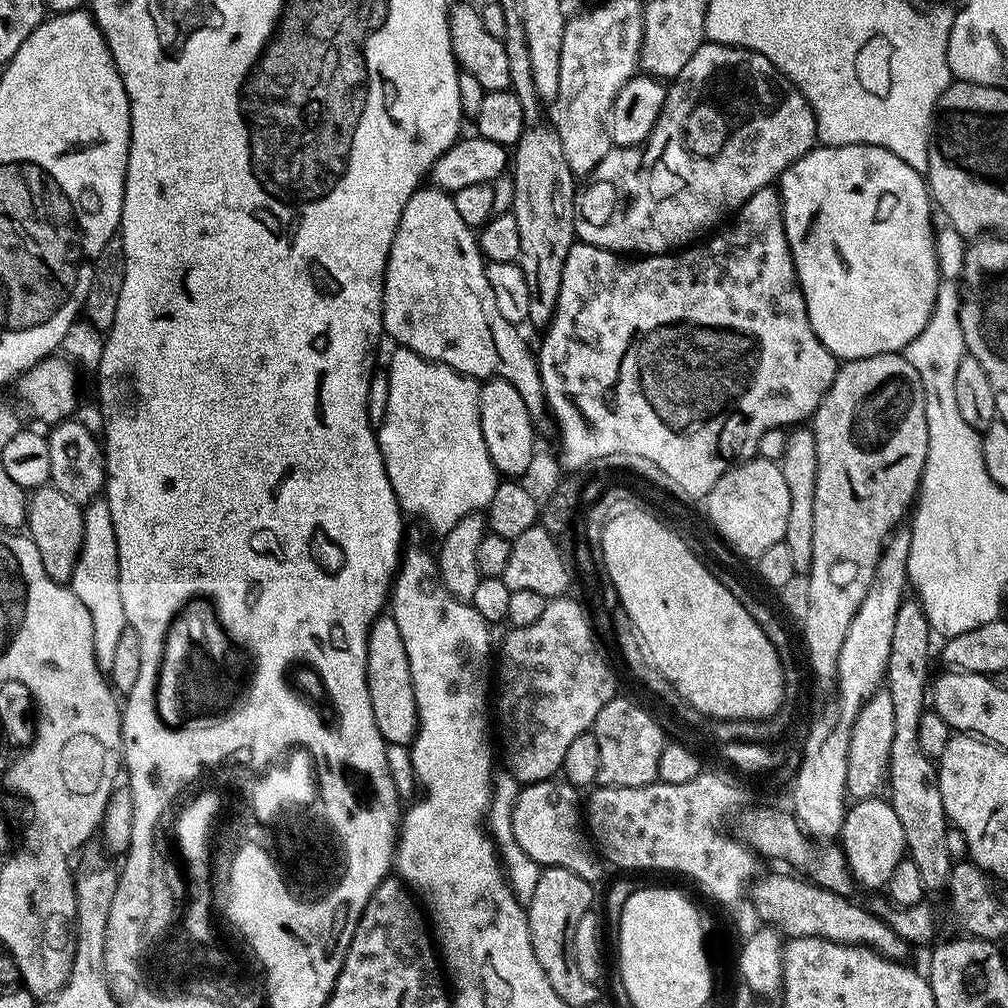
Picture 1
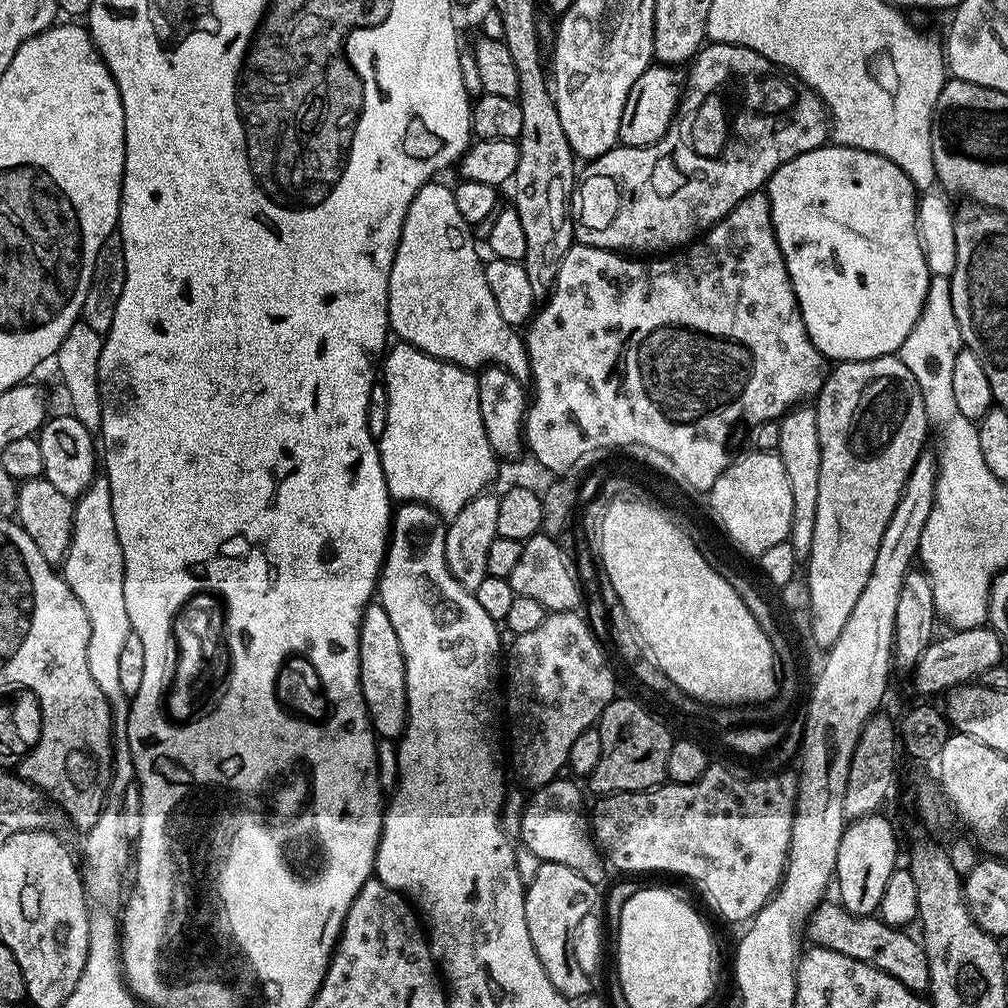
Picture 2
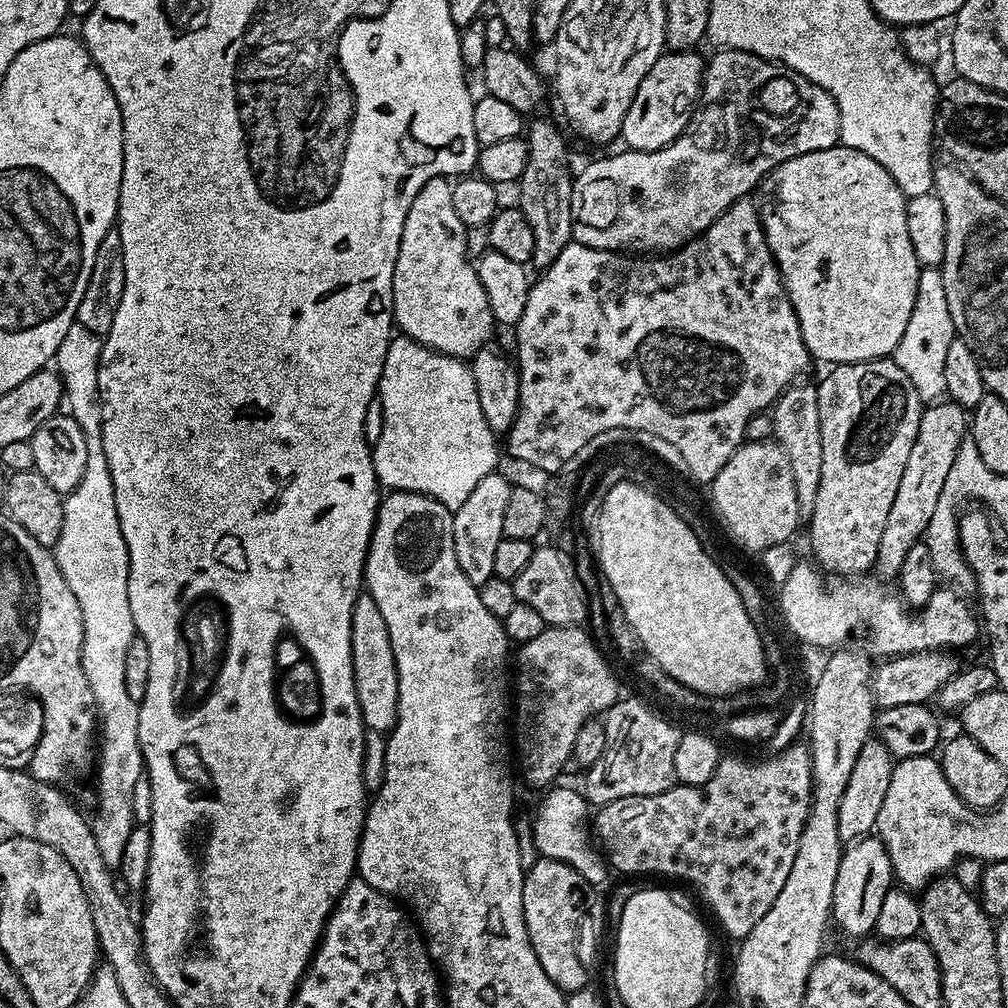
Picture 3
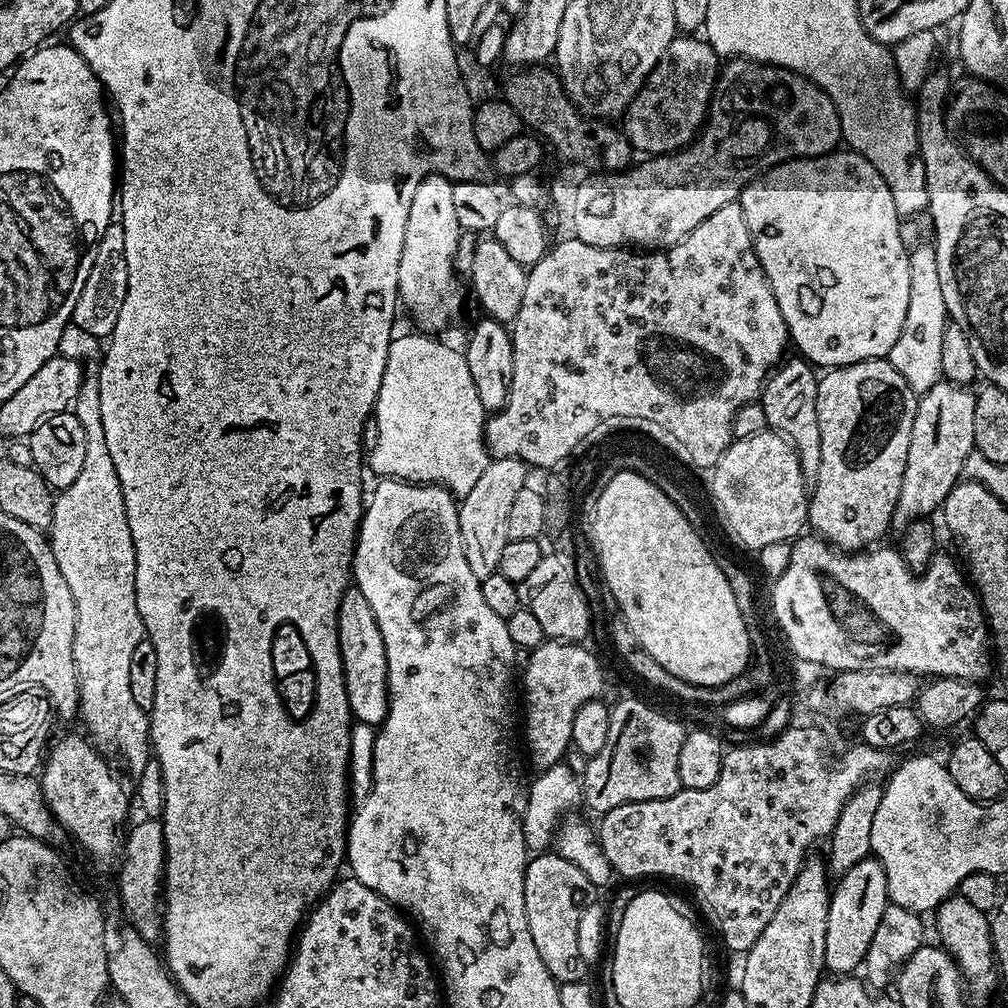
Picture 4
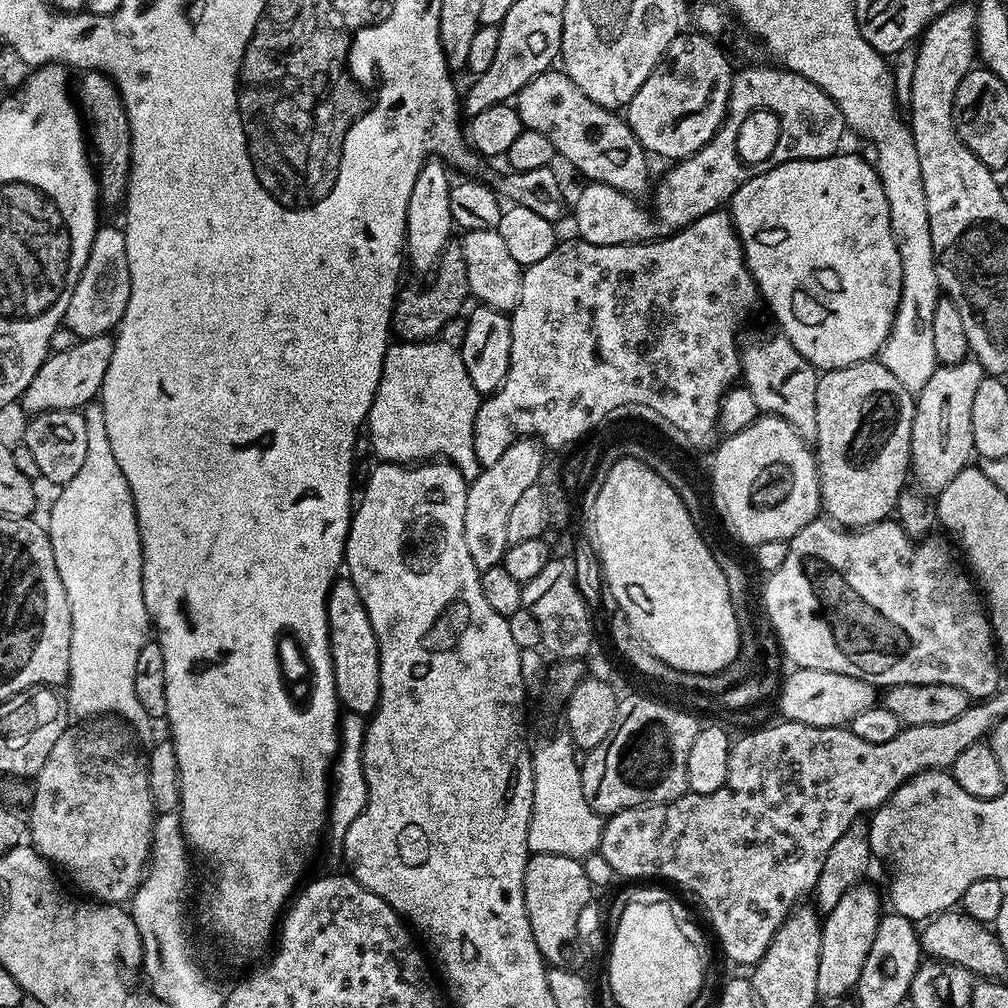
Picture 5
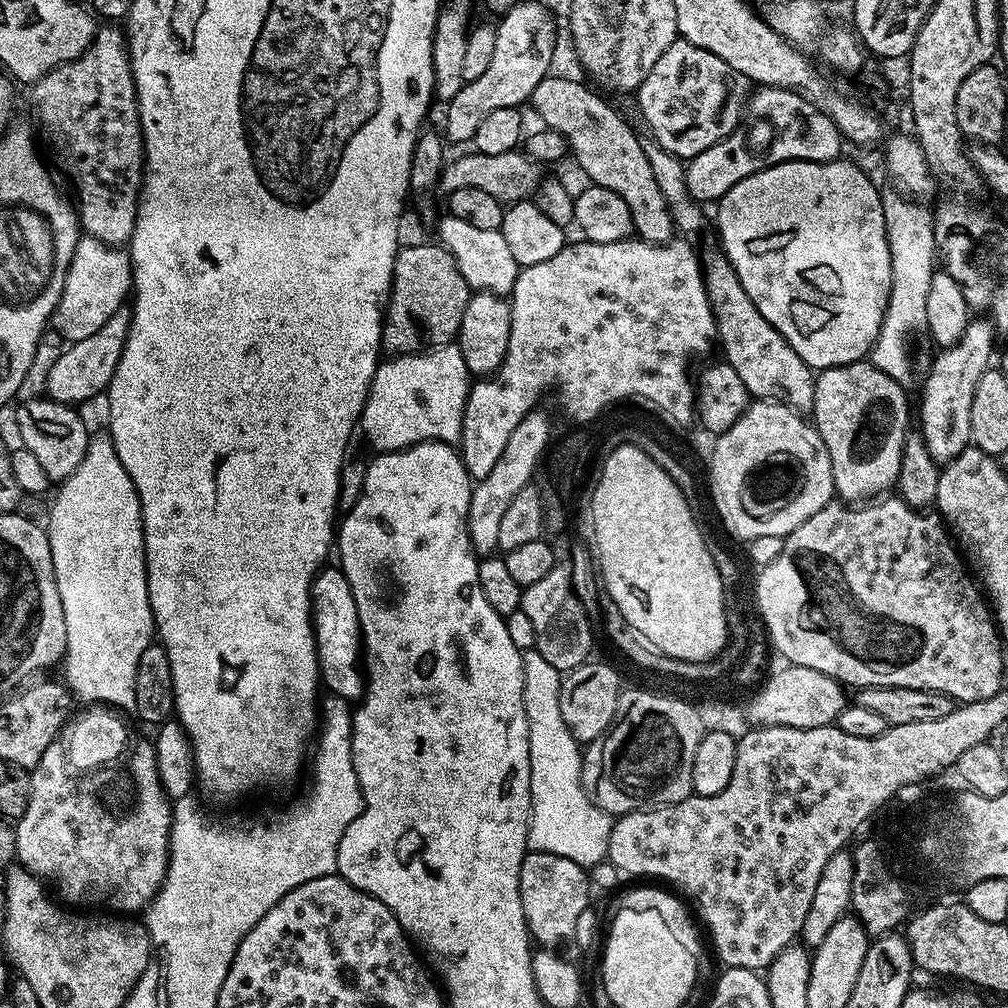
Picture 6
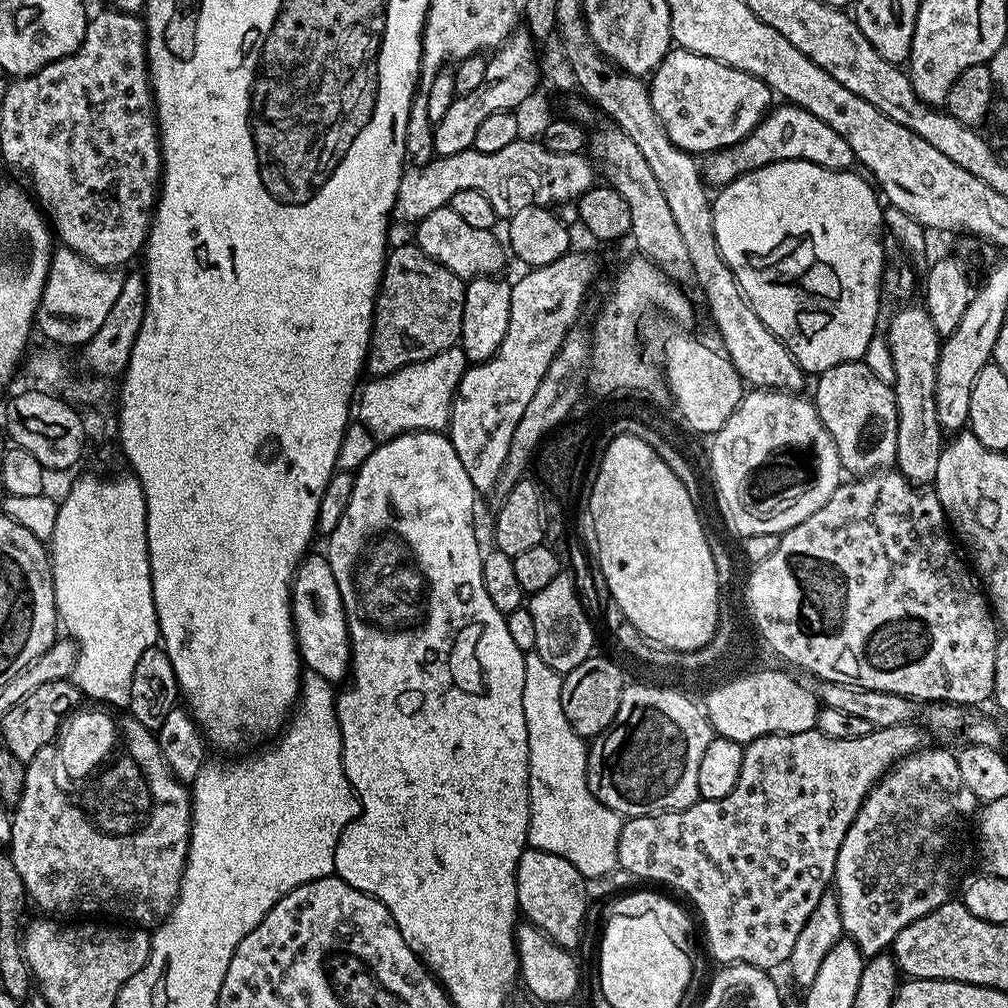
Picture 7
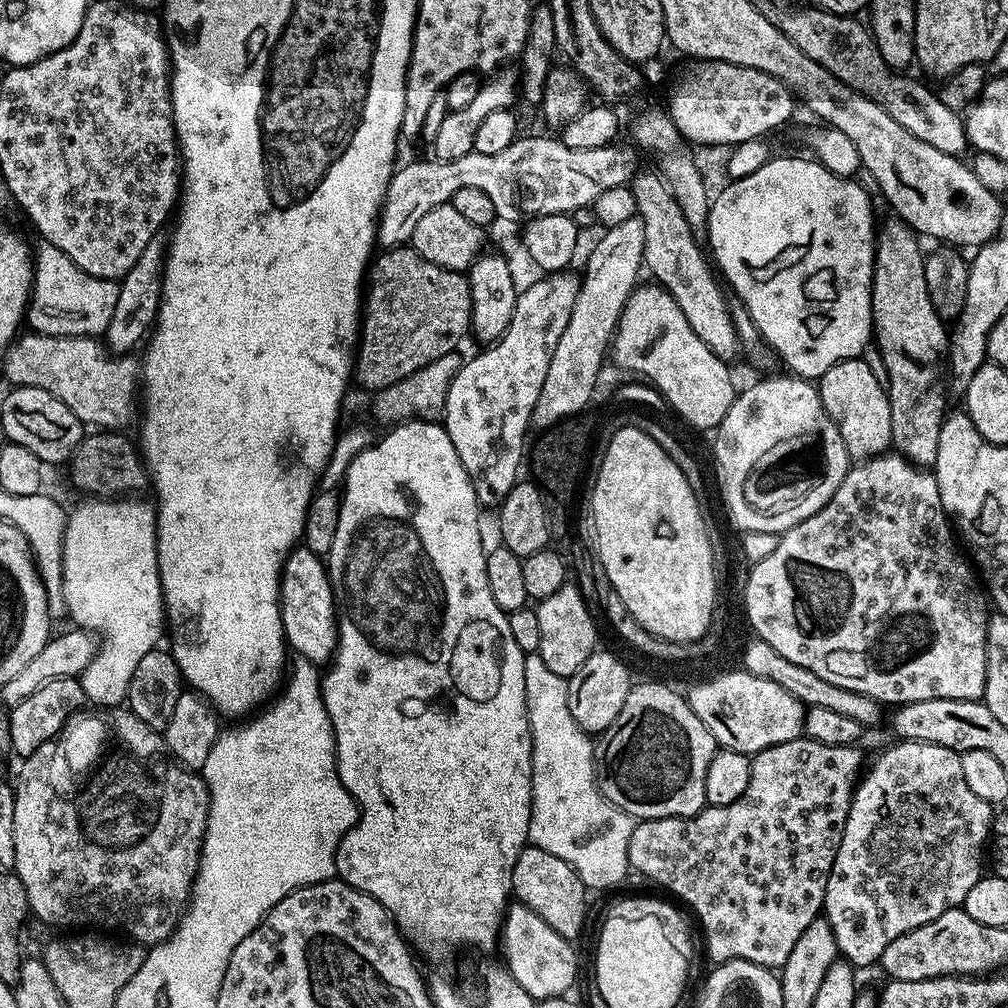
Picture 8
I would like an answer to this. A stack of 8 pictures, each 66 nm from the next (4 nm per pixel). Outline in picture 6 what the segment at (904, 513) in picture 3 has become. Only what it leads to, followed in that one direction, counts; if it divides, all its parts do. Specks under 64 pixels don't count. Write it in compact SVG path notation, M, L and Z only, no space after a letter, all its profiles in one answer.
M987 318L969 319L962 338L958 338L958 342L954 342L952 348L939 349L935 353L937 356L933 358L932 365L928 368L928 377L924 380L924 393L920 396L920 428L918 428L918 432L924 438L924 445L930 458L934 458L937 465L948 464L954 458L958 458L958 454L962 454L965 448L972 444L970 406L974 406L974 386L978 386L978 378L982 378L984 371L993 363L992 343L995 340L998 340L998 333L992 327L991 320Z

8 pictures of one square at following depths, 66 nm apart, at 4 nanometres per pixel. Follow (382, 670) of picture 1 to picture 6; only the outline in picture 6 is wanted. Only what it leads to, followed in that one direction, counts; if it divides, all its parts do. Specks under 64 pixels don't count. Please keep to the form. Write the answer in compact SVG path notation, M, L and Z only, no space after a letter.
M325 566L312 582L312 633L316 635L316 657L320 663L323 687L331 695L349 702L363 697L366 668L362 663L362 637L358 622L358 606L350 582L336 566Z

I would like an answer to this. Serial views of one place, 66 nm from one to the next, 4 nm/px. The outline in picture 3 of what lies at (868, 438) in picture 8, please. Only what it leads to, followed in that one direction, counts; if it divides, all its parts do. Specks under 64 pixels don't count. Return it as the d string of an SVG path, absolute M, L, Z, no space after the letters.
M892 358L838 364L831 371L816 389L822 430L822 482L810 517L812 552L816 555L815 563L825 573L837 572L840 578L856 578L871 573L878 558L878 542L890 515L890 505L894 503L894 494L898 494L898 482L902 482L902 470L906 470L914 438L918 438L922 401L910 378L906 378Z

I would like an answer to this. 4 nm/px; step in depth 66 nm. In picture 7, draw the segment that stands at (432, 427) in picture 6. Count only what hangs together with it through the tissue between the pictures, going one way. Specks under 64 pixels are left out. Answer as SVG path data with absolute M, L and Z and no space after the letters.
M457 346L434 354L434 358L402 366L394 374L369 379L369 384L365 383L358 392L361 422L380 442L404 432L444 432L452 413L456 388L468 367L463 350Z

